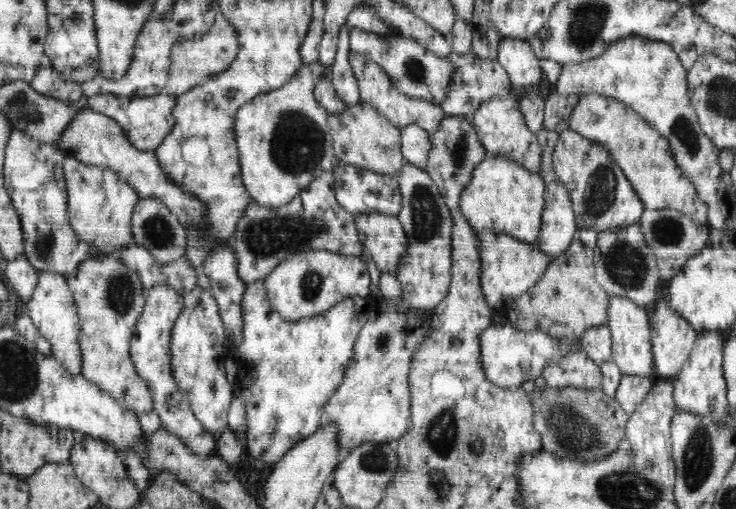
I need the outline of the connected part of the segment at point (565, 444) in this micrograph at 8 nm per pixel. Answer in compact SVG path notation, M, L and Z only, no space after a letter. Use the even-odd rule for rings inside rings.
M535 388L529 394L533 408L533 427L541 435L541 448L558 458L578 462L602 460L618 448L626 436L628 413L618 404L615 397L607 395L602 388L563 389Z

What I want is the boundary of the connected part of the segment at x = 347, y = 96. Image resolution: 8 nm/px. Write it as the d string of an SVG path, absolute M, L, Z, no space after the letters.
M345 22L340 26L338 40L337 53L333 62L334 72L330 76L331 83L334 85L336 94L344 103L349 105L358 104L362 101L358 81L354 76L350 61L348 61L349 29Z

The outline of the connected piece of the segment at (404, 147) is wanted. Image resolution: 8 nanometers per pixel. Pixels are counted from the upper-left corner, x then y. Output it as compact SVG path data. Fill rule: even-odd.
M409 125L401 129L401 153L405 163L425 170L431 148L431 138L418 125Z

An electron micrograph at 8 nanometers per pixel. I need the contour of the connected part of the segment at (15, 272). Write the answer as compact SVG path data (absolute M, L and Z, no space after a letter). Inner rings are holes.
M22 252L20 256L5 264L1 273L20 296L21 308L24 310L38 282L39 271L28 262L25 253Z

